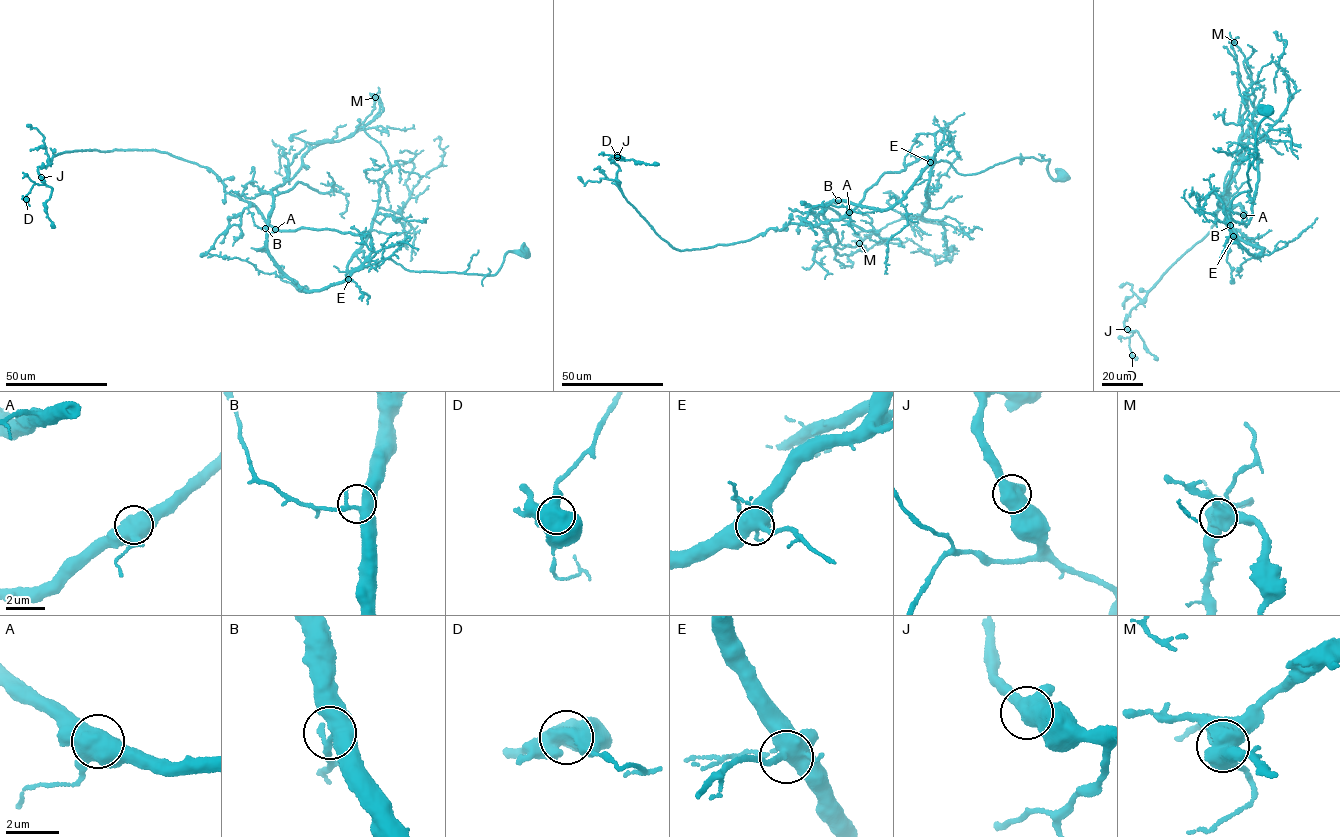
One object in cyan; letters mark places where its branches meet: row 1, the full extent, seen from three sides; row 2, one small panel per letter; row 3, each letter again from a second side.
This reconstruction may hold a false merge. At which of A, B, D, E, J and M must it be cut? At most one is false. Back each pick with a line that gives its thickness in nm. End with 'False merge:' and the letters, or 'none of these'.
M: Thickness 650 nm
False merge: M

